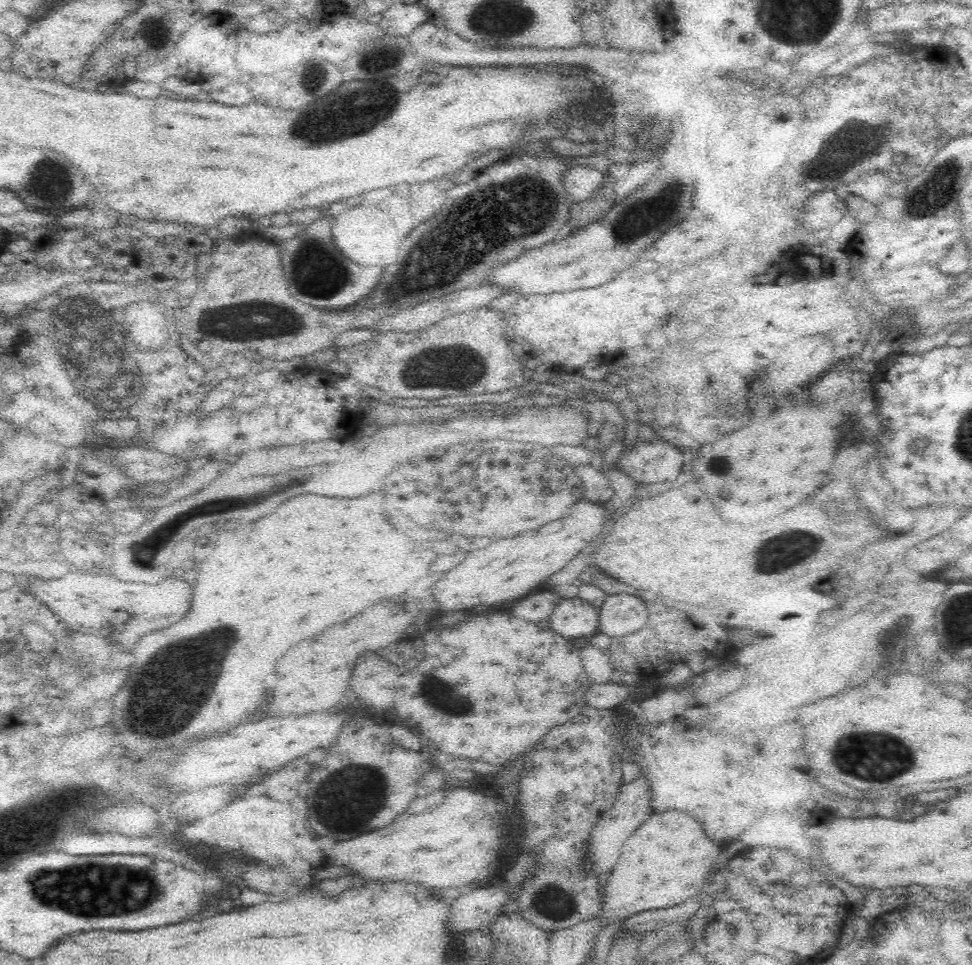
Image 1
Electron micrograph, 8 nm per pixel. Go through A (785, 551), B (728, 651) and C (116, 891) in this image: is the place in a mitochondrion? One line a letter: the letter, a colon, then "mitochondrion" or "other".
A: mitochondrion
B: other
C: mitochondrion

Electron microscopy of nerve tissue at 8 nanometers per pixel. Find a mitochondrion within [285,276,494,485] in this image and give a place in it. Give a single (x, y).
(431, 363)

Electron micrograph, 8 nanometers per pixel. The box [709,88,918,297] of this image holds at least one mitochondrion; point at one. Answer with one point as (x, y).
(841, 149)

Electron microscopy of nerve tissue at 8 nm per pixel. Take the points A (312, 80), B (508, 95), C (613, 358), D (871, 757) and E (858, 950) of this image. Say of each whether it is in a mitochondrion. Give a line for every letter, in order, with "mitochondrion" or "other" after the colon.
A: mitochondrion
B: other
C: other
D: mitochondrion
E: other

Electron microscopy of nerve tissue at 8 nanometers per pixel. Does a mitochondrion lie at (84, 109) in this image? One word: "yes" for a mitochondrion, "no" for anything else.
no

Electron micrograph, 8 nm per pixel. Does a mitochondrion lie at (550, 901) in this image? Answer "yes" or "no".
yes

